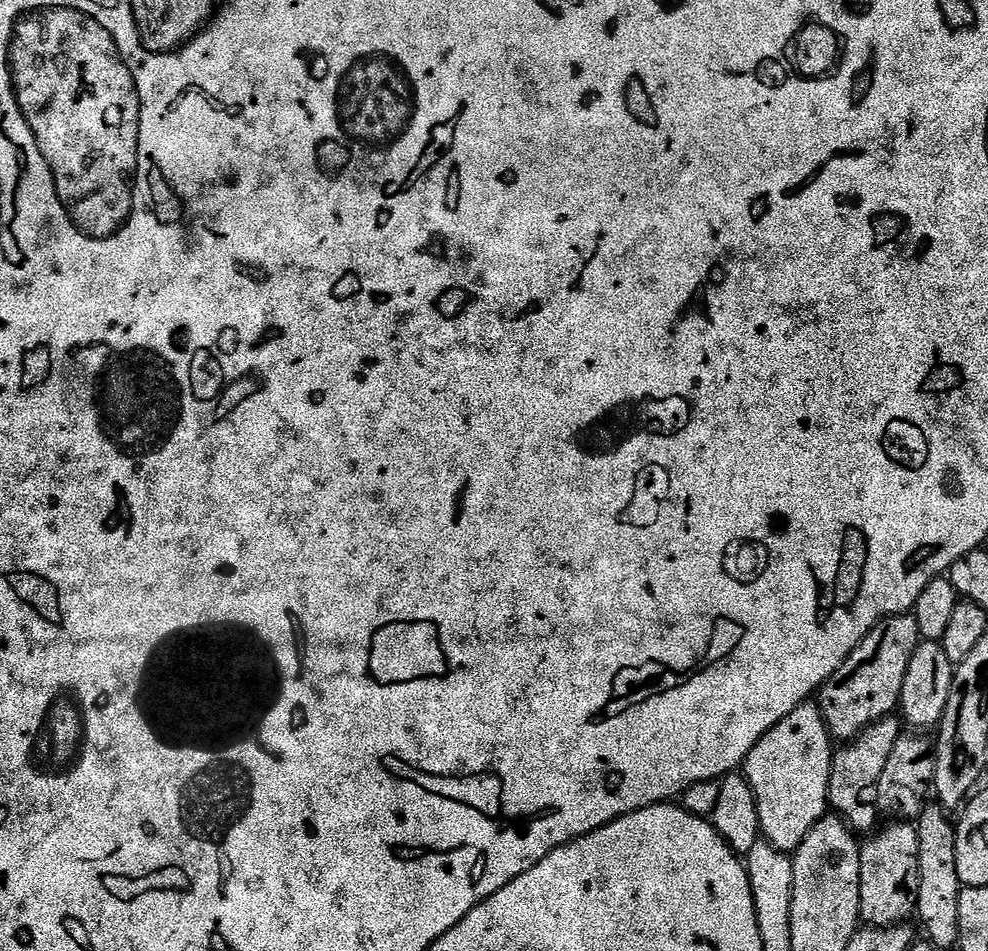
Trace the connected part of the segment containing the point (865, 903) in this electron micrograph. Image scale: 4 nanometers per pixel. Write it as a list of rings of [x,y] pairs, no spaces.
[[[888,822],[884,829],[873,831],[861,843],[860,846],[860,918],[865,925],[873,928],[894,928],[905,923],[904,920],[908,915],[912,916],[916,911],[916,891],[919,888],[919,870],[918,870],[918,834],[916,833],[917,825],[912,822]]]

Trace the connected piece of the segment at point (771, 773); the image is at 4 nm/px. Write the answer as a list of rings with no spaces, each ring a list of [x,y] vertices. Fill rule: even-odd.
[[[815,703],[800,704],[793,712],[786,714],[778,726],[774,726],[750,750],[742,765],[742,775],[754,790],[760,819],[760,835],[779,852],[795,853],[797,846],[806,838],[808,831],[829,811],[828,787],[832,769],[834,741],[828,732],[819,707]]]

